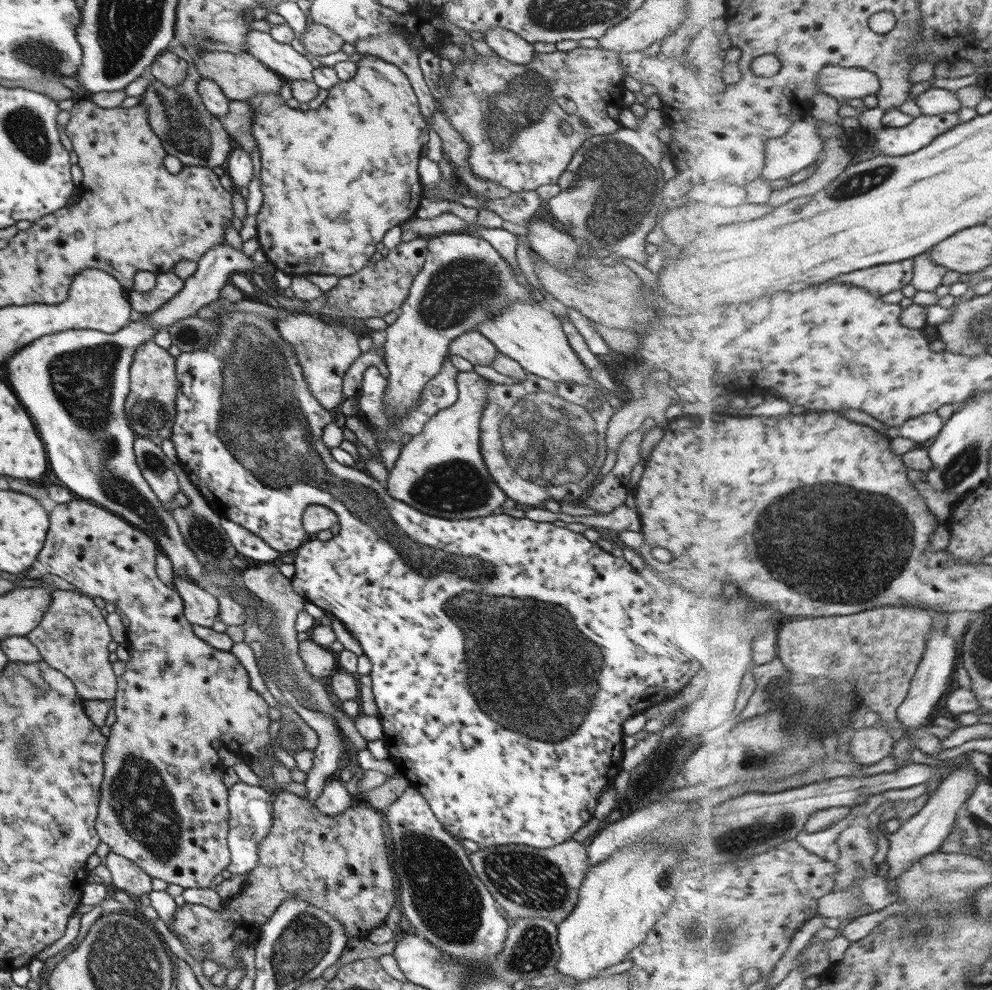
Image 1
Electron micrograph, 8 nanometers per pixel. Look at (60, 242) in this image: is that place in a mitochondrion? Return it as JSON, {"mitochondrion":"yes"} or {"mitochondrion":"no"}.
{"mitochondrion":"no"}

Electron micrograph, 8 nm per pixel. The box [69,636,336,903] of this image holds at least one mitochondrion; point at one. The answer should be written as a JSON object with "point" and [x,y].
{"point":[140,799]}

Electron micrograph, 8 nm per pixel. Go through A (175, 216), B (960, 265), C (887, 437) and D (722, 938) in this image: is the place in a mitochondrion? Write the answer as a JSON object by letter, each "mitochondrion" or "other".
{"A":"other","B":"other","C":"other","D":"mitochondrion"}

